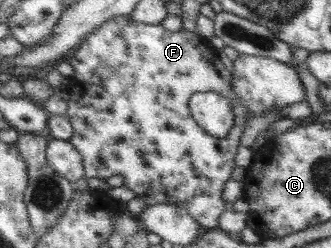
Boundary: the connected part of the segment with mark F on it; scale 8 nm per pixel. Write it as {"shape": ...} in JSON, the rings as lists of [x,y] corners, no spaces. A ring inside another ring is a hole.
{"shape":[[[118,16],[116,19],[104,24],[98,31],[92,35],[88,35],[80,47],[75,50],[75,56],[72,56],[70,60],[67,60],[74,68],[74,75],[69,78],[68,86],[68,110],[67,115],[71,119],[74,135],[69,140],[83,156],[83,163],[85,164],[85,176],[90,178],[107,179],[110,176],[121,175],[123,178],[123,184],[134,189],[136,191],[136,198],[142,198],[145,204],[178,204],[180,208],[188,209],[192,217],[197,221],[200,221],[200,225],[206,230],[212,230],[212,228],[220,228],[220,217],[226,211],[226,200],[224,200],[224,187],[227,186],[228,180],[231,179],[232,170],[236,169],[234,164],[234,158],[238,154],[238,140],[242,136],[242,132],[247,122],[247,114],[250,113],[248,106],[238,102],[235,106],[235,113],[237,114],[237,126],[226,138],[216,138],[211,133],[207,133],[203,130],[202,126],[196,123],[194,117],[192,117],[191,108],[189,106],[192,95],[197,92],[214,91],[219,92],[221,95],[227,97],[236,97],[236,92],[232,90],[232,73],[230,70],[220,62],[218,58],[217,50],[208,45],[206,39],[203,39],[199,35],[192,32],[188,32],[182,29],[180,32],[174,32],[163,28],[161,25],[144,24],[140,22],[128,22],[126,16]]]}

